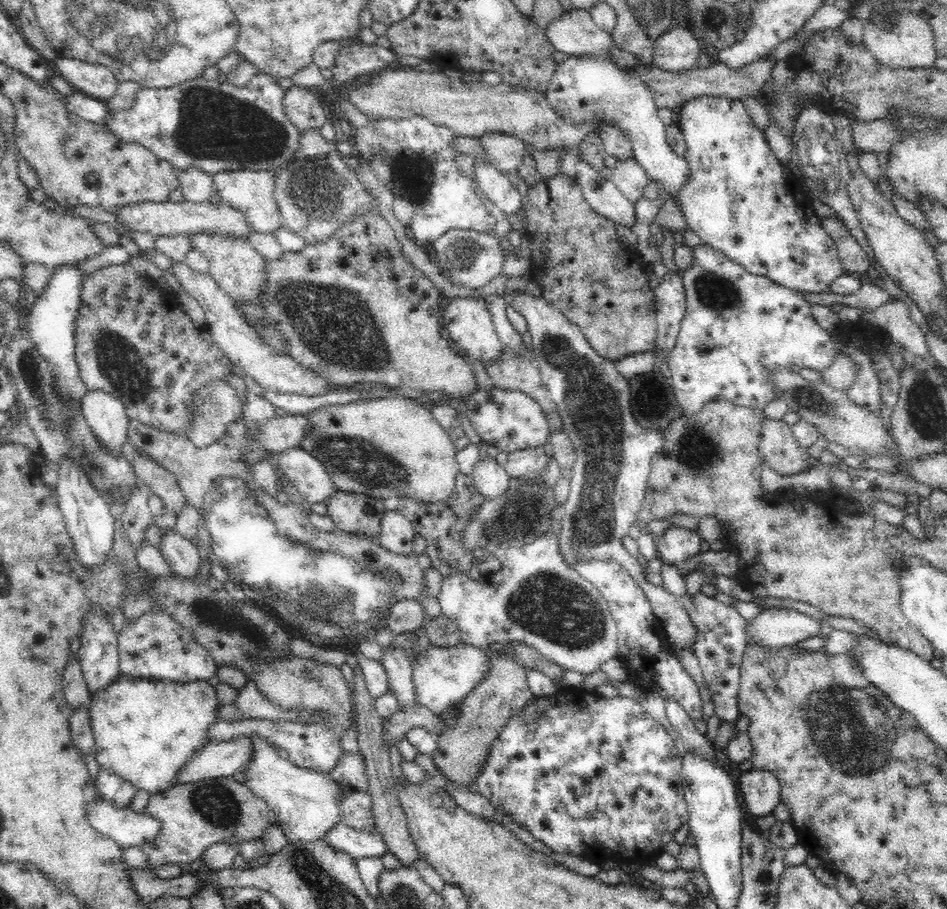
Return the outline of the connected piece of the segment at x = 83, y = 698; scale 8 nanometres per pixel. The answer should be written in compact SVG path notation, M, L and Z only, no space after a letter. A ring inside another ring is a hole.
M71 653L68 662L66 662L66 668L64 668L62 684L64 697L72 710L89 703L90 692L85 682L82 666L78 664Z

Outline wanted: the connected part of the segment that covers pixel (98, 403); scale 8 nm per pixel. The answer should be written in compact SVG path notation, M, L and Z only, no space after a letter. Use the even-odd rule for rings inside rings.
M87 389L82 400L83 415L94 435L104 447L119 449L128 436L128 422L124 403L102 390Z

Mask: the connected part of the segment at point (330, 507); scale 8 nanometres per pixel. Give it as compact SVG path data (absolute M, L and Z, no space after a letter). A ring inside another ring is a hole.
M337 490L323 502L338 530L376 540L384 518L382 498Z

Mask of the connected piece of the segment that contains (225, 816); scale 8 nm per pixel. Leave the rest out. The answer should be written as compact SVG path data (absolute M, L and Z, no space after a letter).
M231 777L176 784L164 792L150 795L142 813L162 821L158 838L138 846L146 853L148 865L152 868L168 863L186 866L192 860L200 859L209 846L222 841L238 845L239 848L246 840L261 839L266 828L272 826L272 822L268 821L268 804L253 794L246 783Z

